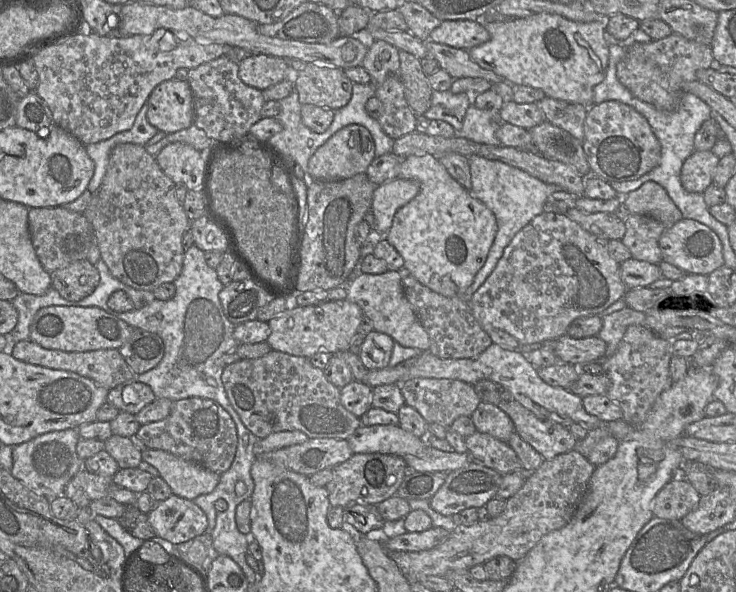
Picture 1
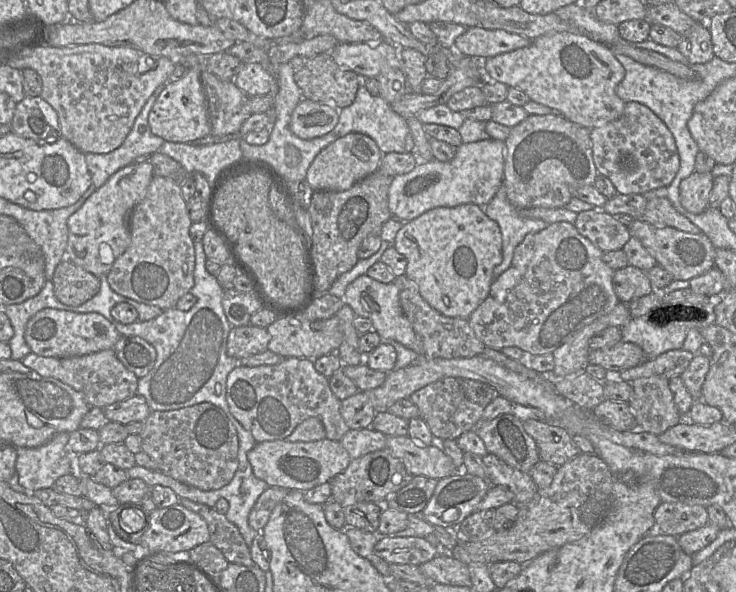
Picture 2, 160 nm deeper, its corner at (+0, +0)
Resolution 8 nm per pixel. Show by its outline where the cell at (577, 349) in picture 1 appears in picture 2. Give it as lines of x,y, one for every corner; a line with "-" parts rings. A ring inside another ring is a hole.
620,342
610,348
590,349
588,363
603,367
607,371
605,380
613,380
620,372
636,367
646,359
638,345

